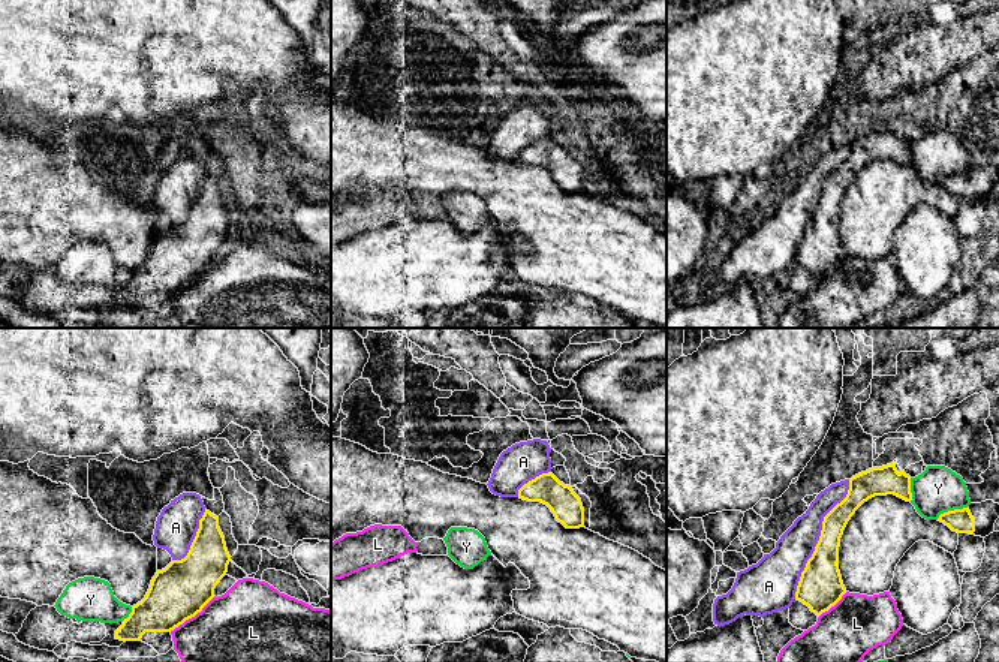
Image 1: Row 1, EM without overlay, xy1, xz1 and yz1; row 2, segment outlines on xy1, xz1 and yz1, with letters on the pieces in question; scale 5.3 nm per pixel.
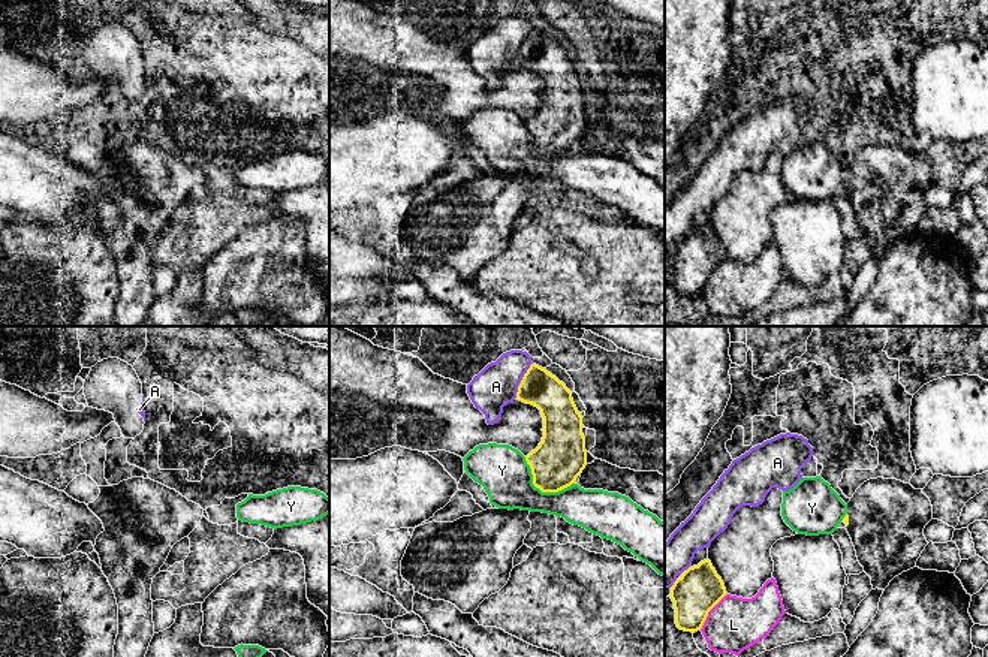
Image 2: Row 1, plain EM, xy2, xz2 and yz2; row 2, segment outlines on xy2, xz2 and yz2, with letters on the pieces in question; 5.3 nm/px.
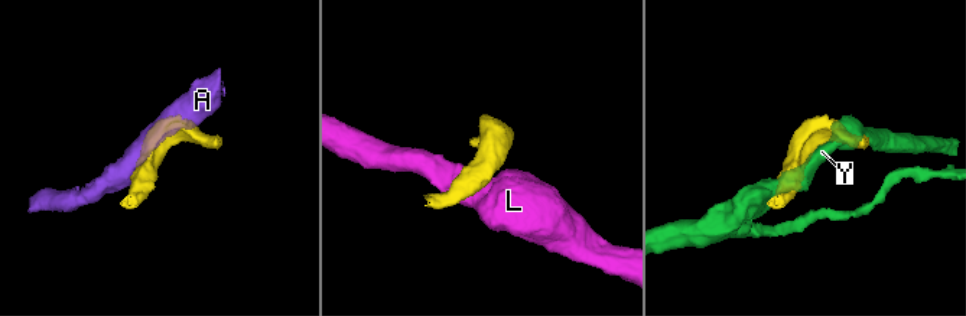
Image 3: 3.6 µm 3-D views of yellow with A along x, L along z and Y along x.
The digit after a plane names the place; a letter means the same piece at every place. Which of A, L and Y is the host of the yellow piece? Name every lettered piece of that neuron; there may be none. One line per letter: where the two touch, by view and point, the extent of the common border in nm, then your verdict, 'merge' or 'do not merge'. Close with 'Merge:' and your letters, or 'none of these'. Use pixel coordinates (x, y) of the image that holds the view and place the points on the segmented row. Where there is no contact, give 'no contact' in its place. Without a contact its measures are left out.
A: contact yz1 (820, 539); length 700 nm; do not merge
L: contact xy1 (192, 616); length 320 nm; do not merge
Y: contact xz2 (541, 490); length 300 nm; do not merge
Merge: none of these

